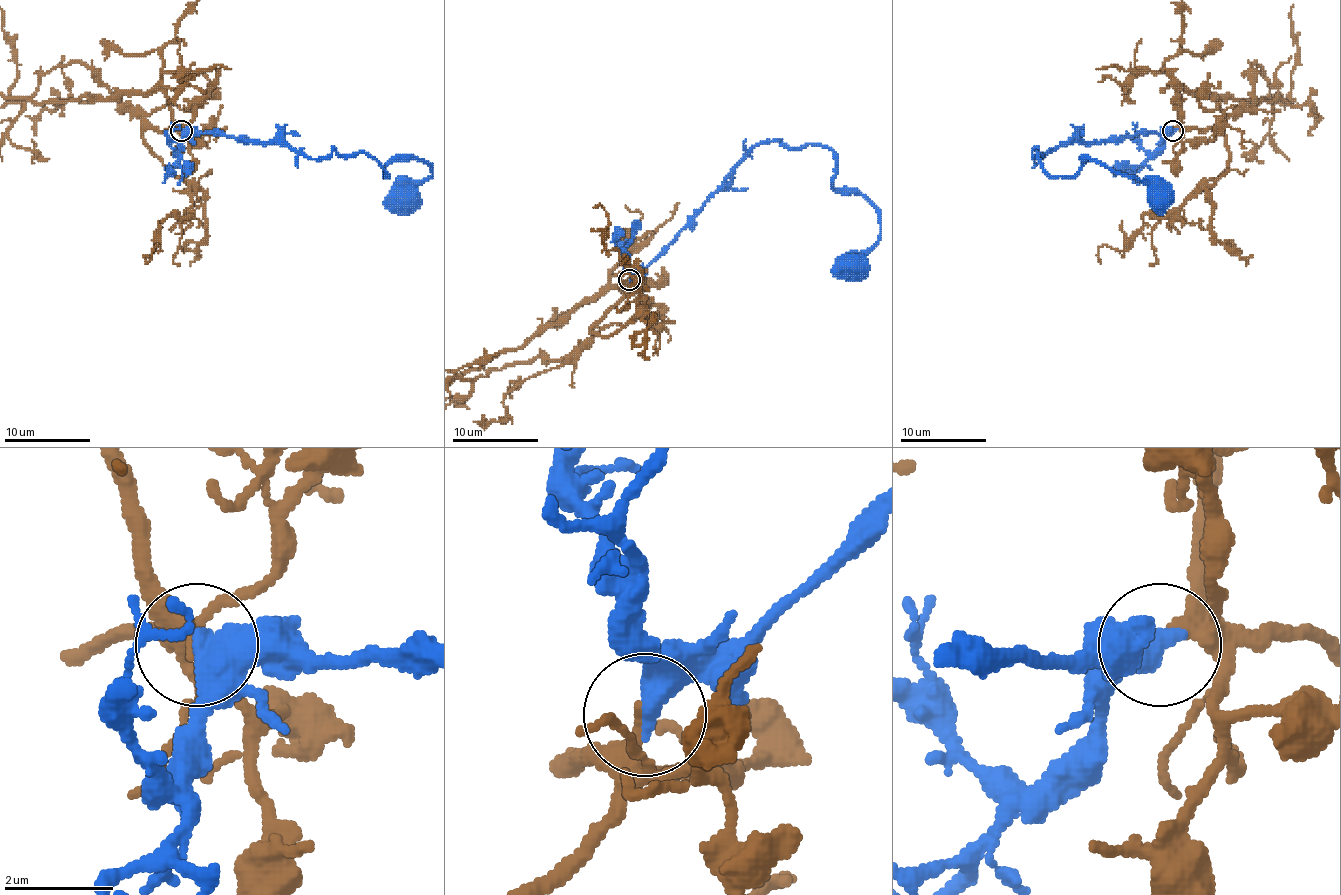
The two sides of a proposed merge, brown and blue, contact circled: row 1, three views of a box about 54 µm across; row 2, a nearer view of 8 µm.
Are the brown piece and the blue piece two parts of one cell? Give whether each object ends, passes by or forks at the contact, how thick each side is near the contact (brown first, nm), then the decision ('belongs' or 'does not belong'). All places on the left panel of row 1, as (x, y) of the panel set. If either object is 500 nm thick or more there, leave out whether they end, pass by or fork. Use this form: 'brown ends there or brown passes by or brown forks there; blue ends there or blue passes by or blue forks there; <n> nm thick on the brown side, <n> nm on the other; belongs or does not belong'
240 nm thick on the brown side, 600 nm on the other; belongs

